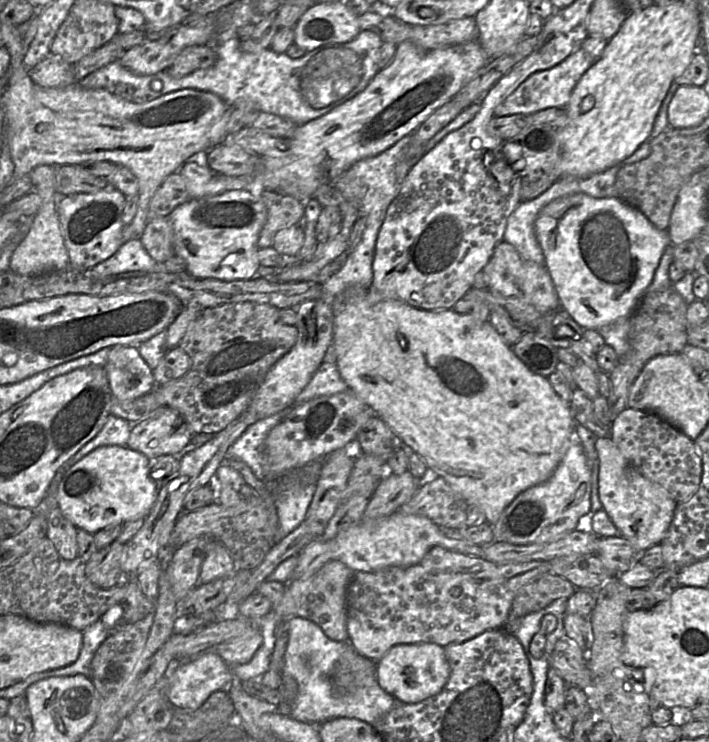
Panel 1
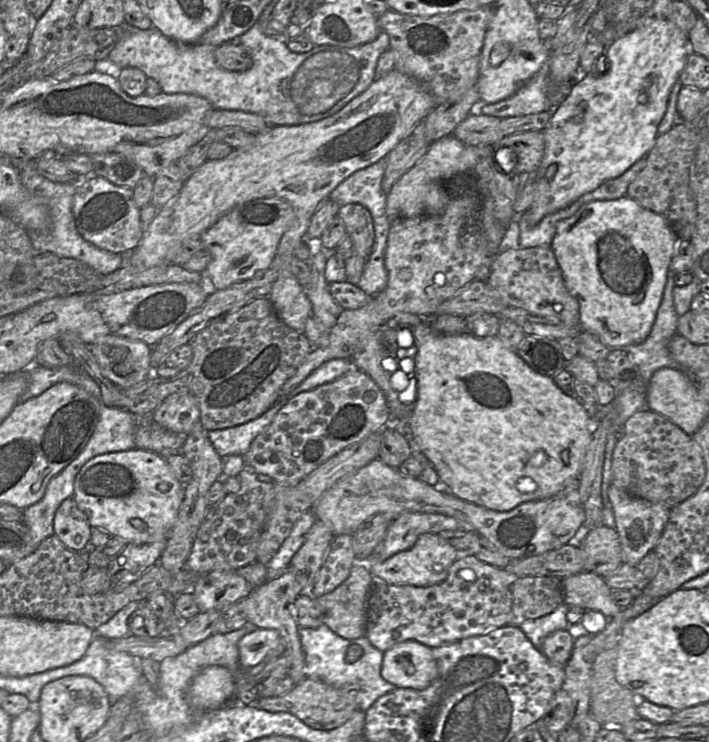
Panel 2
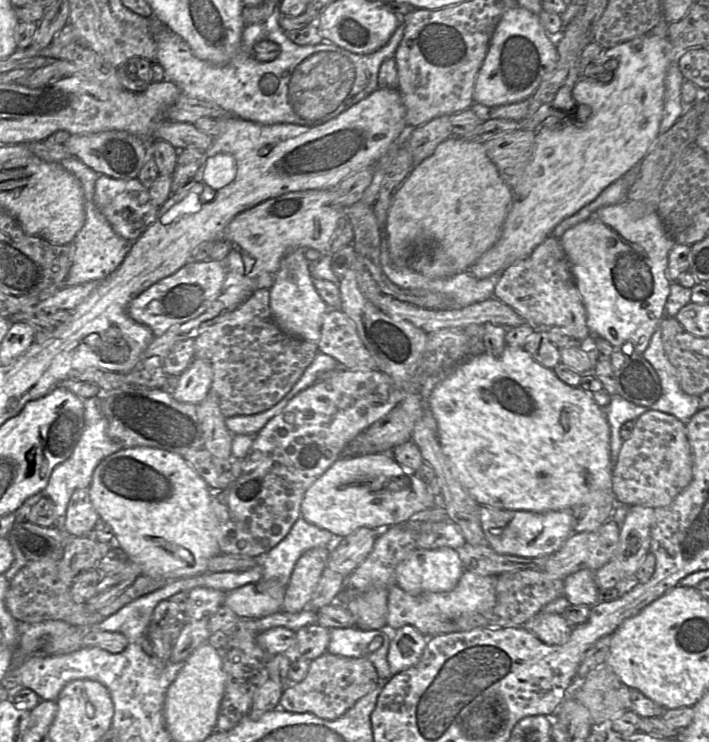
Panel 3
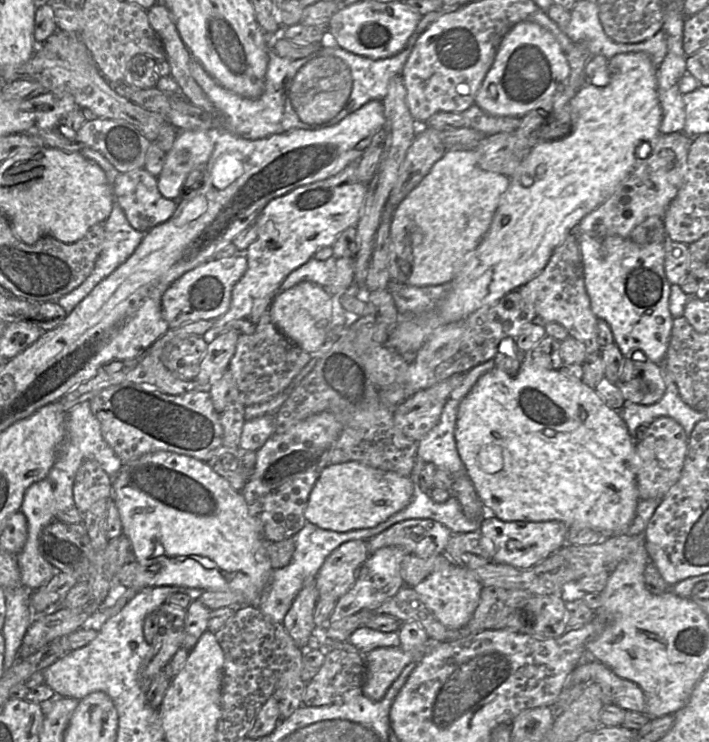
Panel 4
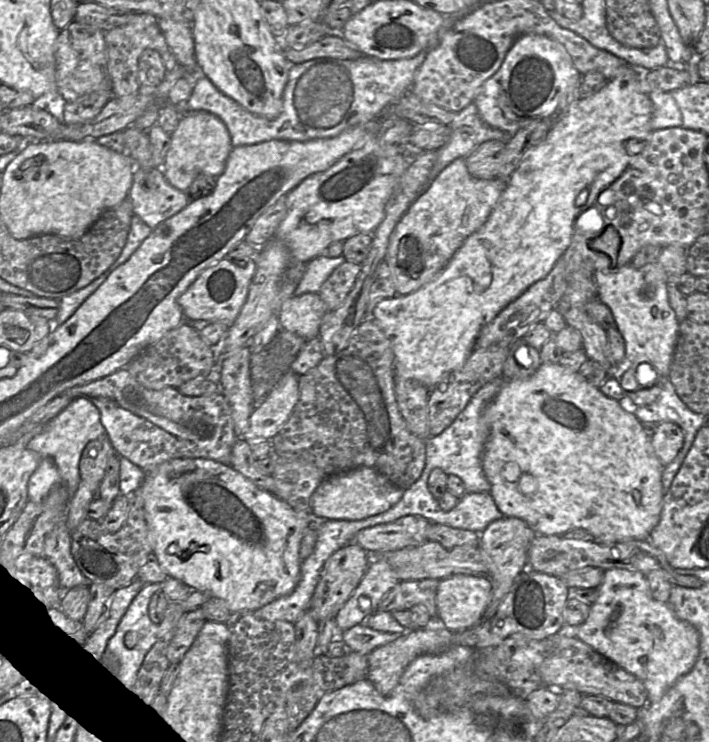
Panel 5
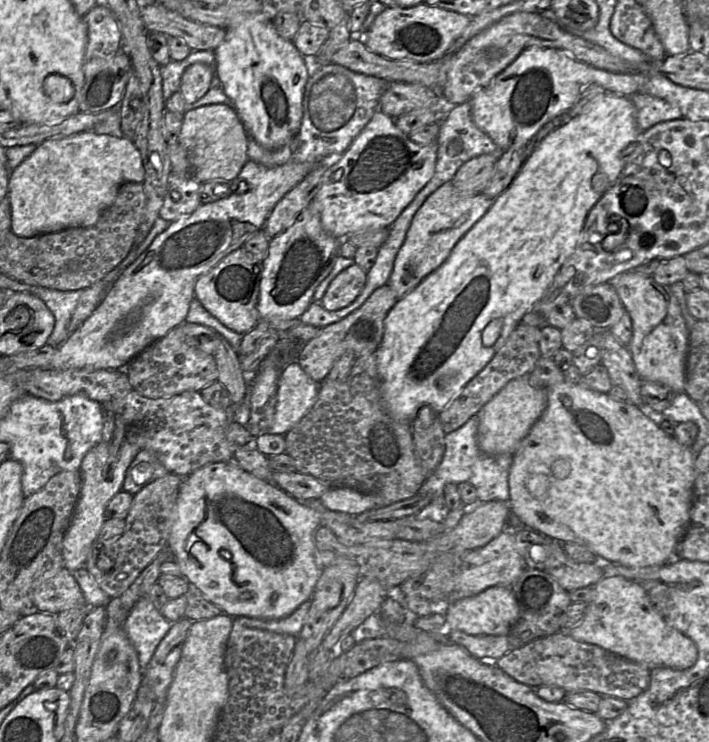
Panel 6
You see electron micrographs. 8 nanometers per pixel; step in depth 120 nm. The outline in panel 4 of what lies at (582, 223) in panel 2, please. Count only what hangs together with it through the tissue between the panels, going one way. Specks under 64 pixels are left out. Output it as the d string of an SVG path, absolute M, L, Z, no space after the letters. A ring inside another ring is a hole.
M586 234L579 235L578 240L591 309L598 319L609 324L614 343L622 355L634 364L664 363L674 320L669 311L671 284L665 275L666 241L638 244L616 235L595 237Z

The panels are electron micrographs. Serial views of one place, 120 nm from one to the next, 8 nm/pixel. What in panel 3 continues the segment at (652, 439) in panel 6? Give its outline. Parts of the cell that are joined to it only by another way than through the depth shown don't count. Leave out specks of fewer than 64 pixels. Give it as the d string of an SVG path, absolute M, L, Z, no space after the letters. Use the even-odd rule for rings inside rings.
M507 344L499 356L482 353L463 361L433 389L429 397L429 407L437 423L439 443L451 461L458 481L480 505L498 510L543 513L571 510L612 491L611 432L604 409L580 387L572 387L562 382L552 369L539 364L523 348ZM482 451L490 451L493 454L493 463L487 469L481 469L477 464L477 454Z

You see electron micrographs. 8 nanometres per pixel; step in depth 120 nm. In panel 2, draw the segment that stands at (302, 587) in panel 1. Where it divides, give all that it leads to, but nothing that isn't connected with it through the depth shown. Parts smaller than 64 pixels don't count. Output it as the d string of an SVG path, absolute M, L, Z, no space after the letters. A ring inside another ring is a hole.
M356 563L346 578L332 592L316 597L323 613L323 622L334 633L345 639L364 636L367 624L368 598L373 586L374 577L365 563Z

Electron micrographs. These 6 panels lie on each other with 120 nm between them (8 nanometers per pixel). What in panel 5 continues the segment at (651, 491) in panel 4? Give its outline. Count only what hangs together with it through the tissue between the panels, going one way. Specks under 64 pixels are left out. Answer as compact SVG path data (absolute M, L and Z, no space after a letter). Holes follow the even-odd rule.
M672 422L649 424L646 428L652 434L651 444L655 455L666 467L673 462L683 447L683 430Z

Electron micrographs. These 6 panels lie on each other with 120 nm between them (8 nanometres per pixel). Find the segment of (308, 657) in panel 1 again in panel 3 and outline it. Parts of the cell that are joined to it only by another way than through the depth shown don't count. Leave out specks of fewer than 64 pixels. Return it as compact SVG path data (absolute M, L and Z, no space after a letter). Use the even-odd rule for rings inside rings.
M356 627L330 629L330 641L327 653L349 658L361 658L370 661L376 669L379 683L385 684L392 678L392 673L387 662L387 653L391 641L391 632L387 627L382 630L364 631Z

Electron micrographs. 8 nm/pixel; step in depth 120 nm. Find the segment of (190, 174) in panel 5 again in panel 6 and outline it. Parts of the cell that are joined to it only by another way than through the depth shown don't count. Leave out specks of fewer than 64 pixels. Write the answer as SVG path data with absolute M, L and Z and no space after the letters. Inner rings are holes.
M210 104L184 112L178 142L187 152L191 177L199 183L216 178L232 181L248 160L248 134L230 105Z

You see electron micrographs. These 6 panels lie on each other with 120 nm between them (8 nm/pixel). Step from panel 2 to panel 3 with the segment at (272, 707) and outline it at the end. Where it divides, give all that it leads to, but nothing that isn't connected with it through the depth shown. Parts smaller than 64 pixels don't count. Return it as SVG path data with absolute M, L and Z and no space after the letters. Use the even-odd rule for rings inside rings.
M326 652L310 662L308 673L301 682L290 685L283 691L278 708L294 713L311 713L324 720L335 720L373 691L378 684L376 669L367 659Z

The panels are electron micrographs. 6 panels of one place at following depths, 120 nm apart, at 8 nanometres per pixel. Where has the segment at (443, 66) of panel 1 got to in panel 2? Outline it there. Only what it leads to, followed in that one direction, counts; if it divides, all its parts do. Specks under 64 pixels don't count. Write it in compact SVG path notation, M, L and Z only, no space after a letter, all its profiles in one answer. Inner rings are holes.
M394 68L385 76L375 79L364 92L329 117L300 125L271 126L268 130L256 134L256 141L251 147L233 149L223 159L207 159L184 182L177 197L158 211L153 221L144 230L139 245L131 252L127 265L137 269L147 269L165 264L167 263L166 255L170 248L187 238L200 239L203 232L235 206L259 198L277 197L284 199L293 207L295 218L279 242L273 260L273 267L278 272L278 278L268 298L278 317L288 327L305 333L306 321L312 316L312 304L299 281L287 270L287 266L291 258L295 257L296 248L302 242L305 243L305 234L313 214L342 181L354 172L384 158L402 139L410 134L418 122L422 121L435 106L432 94L423 84Z

